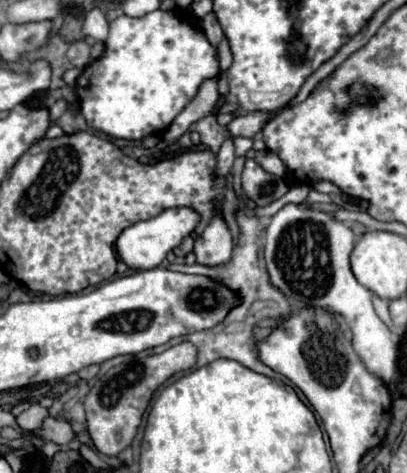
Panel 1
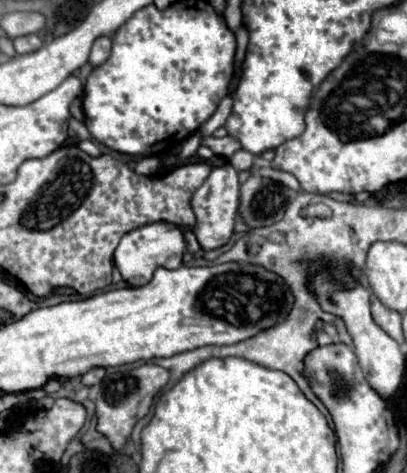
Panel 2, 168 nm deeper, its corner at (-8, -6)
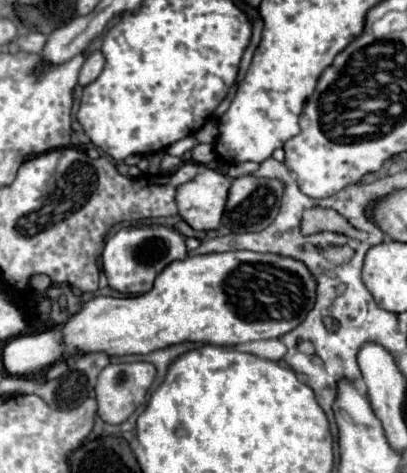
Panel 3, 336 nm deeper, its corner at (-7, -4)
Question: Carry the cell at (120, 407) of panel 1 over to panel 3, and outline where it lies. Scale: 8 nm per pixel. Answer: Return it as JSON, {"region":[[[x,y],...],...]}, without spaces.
{"region":[[[135,361],[135,363],[109,363],[95,385],[95,395],[99,403],[99,417],[105,423],[119,425],[129,419],[129,415],[145,401],[147,389],[151,387],[155,379],[155,367],[145,361]]]}

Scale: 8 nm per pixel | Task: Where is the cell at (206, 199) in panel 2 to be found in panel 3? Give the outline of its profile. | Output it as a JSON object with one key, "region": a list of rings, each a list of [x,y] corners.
{"region":[[[205,169],[195,179],[179,185],[175,193],[179,215],[193,229],[217,229],[221,225],[221,215],[225,209],[231,181],[233,179],[223,173]]]}

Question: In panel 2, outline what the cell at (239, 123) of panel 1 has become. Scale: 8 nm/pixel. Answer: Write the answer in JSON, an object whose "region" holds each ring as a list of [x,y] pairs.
{"region":[[[226,135],[222,139],[218,139],[218,137],[204,137],[202,143],[208,145],[216,155],[224,155],[224,157],[232,157],[234,151],[240,149],[240,141],[236,137],[232,137],[232,135]]]}

